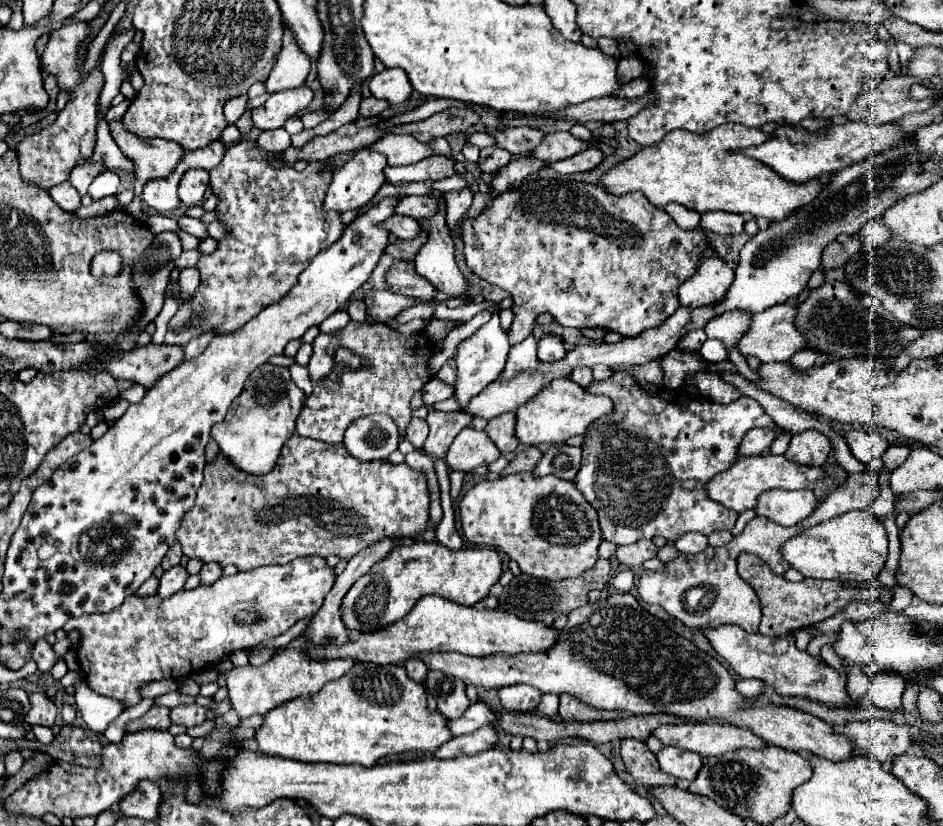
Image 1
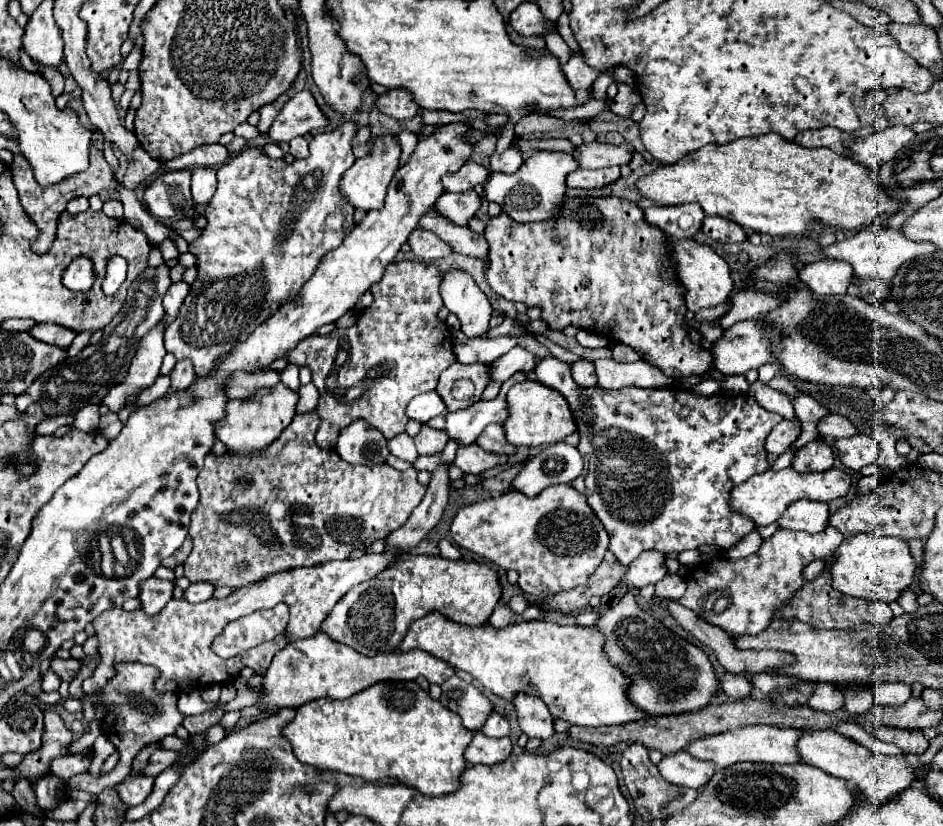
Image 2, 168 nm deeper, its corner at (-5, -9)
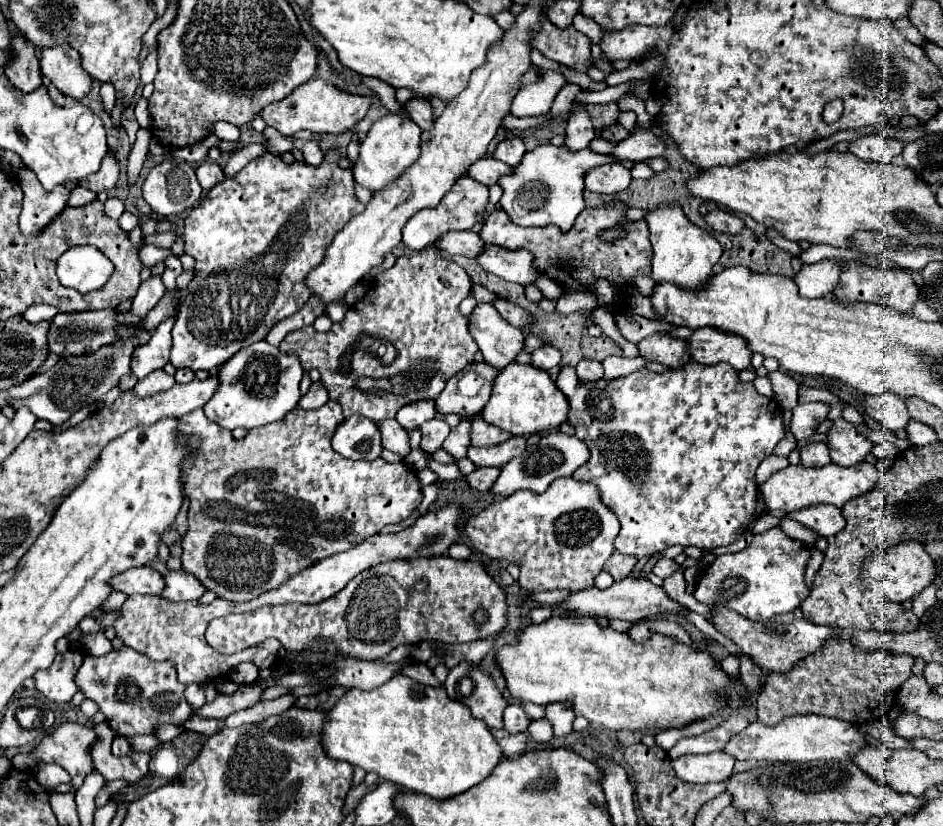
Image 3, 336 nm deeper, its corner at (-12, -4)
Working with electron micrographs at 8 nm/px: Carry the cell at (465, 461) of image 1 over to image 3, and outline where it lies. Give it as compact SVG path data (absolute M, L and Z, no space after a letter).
M515 436L515 438L509 438L503 444L489 446L489 448L471 446L469 452L467 452L467 458L475 466L503 466L511 458L523 454L523 450L525 450L525 438L523 436Z

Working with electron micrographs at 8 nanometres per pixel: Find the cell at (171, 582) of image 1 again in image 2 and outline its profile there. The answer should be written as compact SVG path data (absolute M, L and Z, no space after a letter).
M148 577L140 583L140 595L138 601L142 603L142 611L152 615L160 613L160 609L172 599L172 581L162 581L156 577Z

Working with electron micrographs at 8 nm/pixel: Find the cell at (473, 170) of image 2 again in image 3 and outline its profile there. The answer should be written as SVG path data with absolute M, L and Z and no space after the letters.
M481 158L481 160L477 160L477 162L469 168L467 176L471 176L473 180L477 180L477 182L481 182L481 184L485 184L485 186L491 186L491 184L495 184L501 176L511 174L511 172L513 172L513 168L507 166L507 164L503 164L501 160Z

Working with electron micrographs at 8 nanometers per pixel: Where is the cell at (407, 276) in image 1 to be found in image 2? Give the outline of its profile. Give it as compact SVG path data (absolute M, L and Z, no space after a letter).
M412 259L396 261L388 265L382 279L370 287L374 301L358 315L352 327L334 329L328 335L306 337L298 343L296 349L286 353L286 359L290 365L308 367L312 371L312 383L320 391L320 403L316 411L320 413L322 423L316 433L316 443L322 449L334 449L336 437L340 435L340 431L356 419L364 419L380 433L384 433L386 439L392 439L394 435L404 433L404 427L408 423L408 417L404 417L406 405L416 395L434 391L438 385L440 373L456 361L456 355L452 349L454 337L446 321L438 319L438 311L444 307L440 297L442 277L444 273L438 267L428 265L424 261L412 261Z

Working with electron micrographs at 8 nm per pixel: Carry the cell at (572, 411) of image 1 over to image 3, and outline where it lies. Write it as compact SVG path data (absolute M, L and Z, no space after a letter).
M511 362L495 378L491 400L483 408L481 416L485 422L499 426L501 430L513 436L531 436L561 428L561 424L567 422L567 412L569 412L567 398L555 386L555 382L545 370L533 368L529 364Z

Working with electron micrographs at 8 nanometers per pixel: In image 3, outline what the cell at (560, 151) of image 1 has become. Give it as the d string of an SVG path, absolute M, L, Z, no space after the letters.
M633 132L629 138L615 142L609 156L617 162L645 162L647 158L663 156L663 152L665 144L653 132Z

